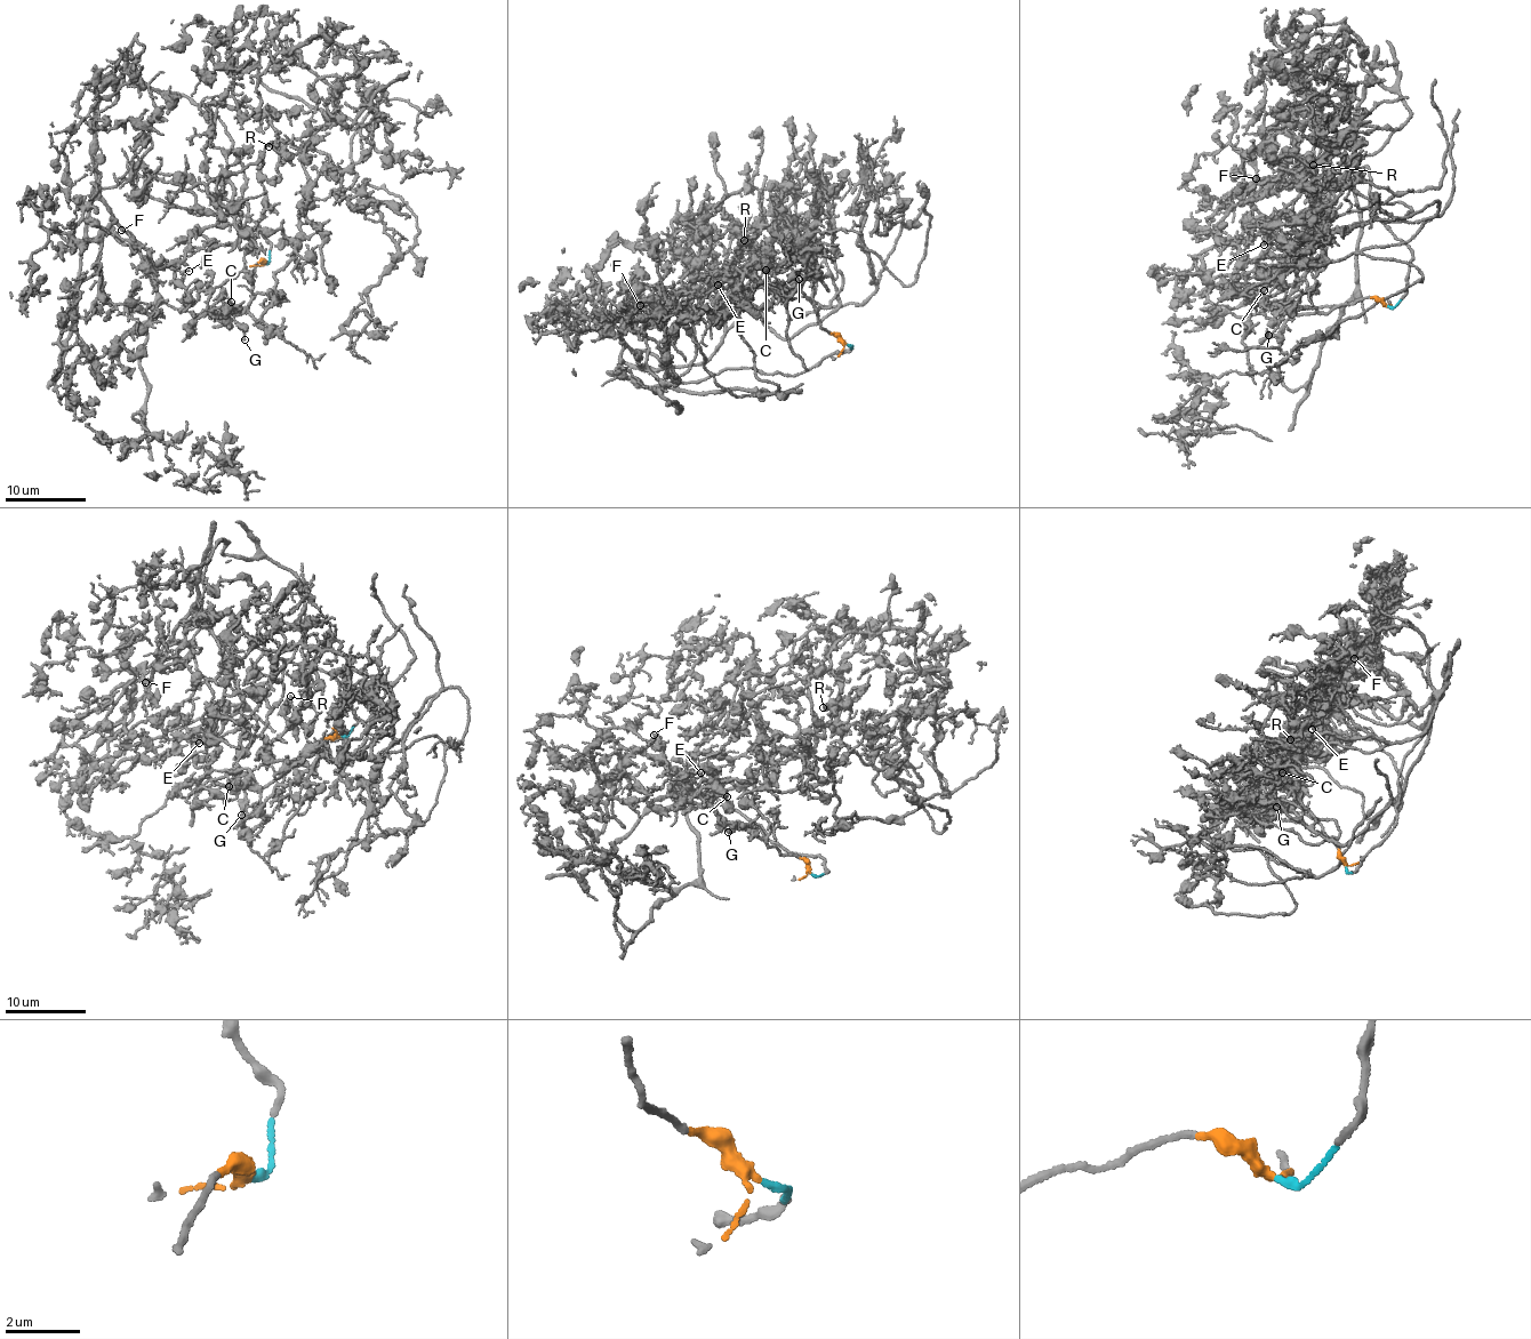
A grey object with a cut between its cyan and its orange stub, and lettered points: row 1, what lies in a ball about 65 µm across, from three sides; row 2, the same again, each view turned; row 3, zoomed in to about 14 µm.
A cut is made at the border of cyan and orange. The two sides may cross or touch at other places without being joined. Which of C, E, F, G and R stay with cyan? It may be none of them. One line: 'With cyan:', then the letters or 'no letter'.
With cyan: E, F, R

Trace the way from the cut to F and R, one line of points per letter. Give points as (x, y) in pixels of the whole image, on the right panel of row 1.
F: (1387, 306), (1412, 255), (1372, 211), (1367, 167), (1351, 166), (1331, 202), (1298, 182), (1251, 189), (1256, 177)
R: (1387, 306), (1412, 255), (1368, 168), (1325, 216), (1260, 226), (1392, 131), (1313, 163)

